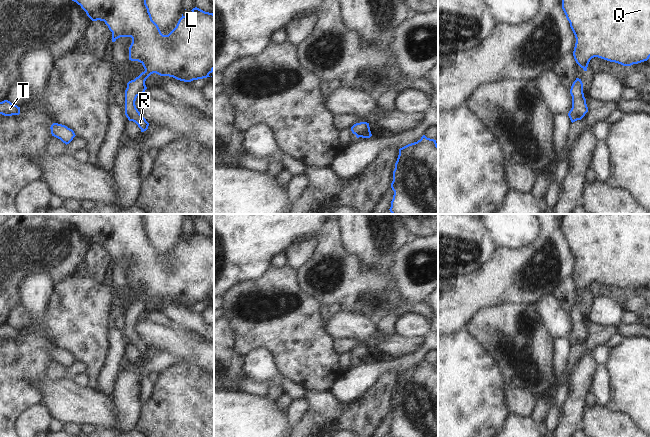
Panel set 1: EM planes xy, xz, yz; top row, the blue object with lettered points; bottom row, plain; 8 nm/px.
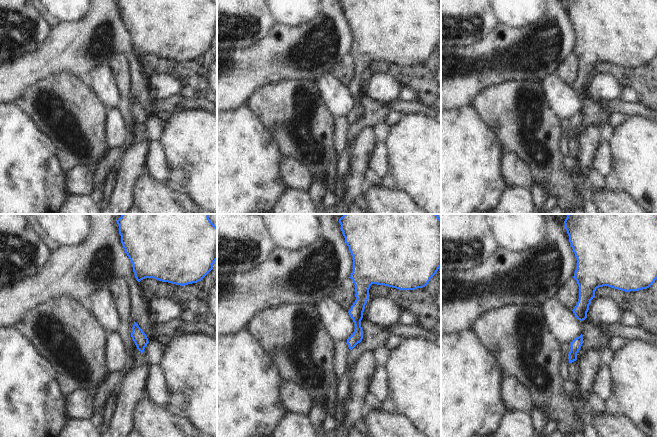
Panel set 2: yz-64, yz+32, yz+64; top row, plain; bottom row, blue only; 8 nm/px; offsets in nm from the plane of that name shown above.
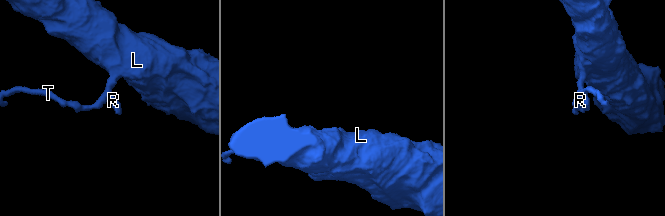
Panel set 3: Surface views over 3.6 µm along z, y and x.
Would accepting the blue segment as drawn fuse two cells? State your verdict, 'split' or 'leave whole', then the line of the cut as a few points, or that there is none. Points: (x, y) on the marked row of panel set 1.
leave whole; no cut

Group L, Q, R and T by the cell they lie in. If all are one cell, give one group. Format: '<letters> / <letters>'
L Q R T

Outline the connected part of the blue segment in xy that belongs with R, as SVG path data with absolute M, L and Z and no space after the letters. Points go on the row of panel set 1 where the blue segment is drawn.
M72 0L76 2L86 12L92 21L104 21L112 32L112 42L120 37L131 37L132 43L129 47L129 60L140 62L145 71L134 80L127 83L125 90L125 115L129 121L135 122L144 132L148 129L149 123L136 108L136 98L142 95L147 89L146 79L153 73L160 76L169 76L184 82L210 77L214 70L214 14L205 12L197 7L193 8L190 15L179 19L176 27L168 34L163 35L158 25L152 20L146 0Z

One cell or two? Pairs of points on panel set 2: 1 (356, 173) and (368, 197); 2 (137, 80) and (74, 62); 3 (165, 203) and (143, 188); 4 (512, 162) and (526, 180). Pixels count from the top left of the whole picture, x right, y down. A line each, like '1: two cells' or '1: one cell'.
1: two cells
2: one cell
3: one cell
4: one cell

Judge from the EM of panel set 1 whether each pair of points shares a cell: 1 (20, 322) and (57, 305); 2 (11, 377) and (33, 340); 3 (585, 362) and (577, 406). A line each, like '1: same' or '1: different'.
1: same
2: same
3: same

